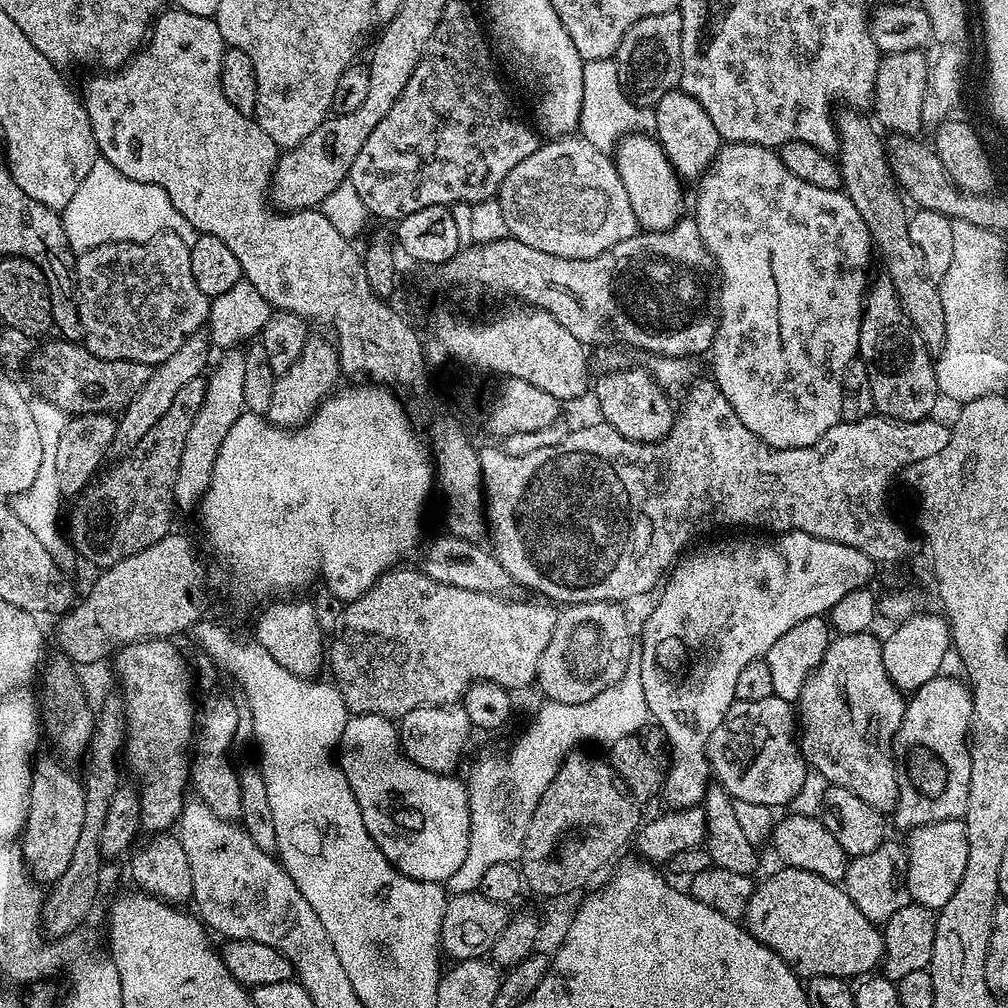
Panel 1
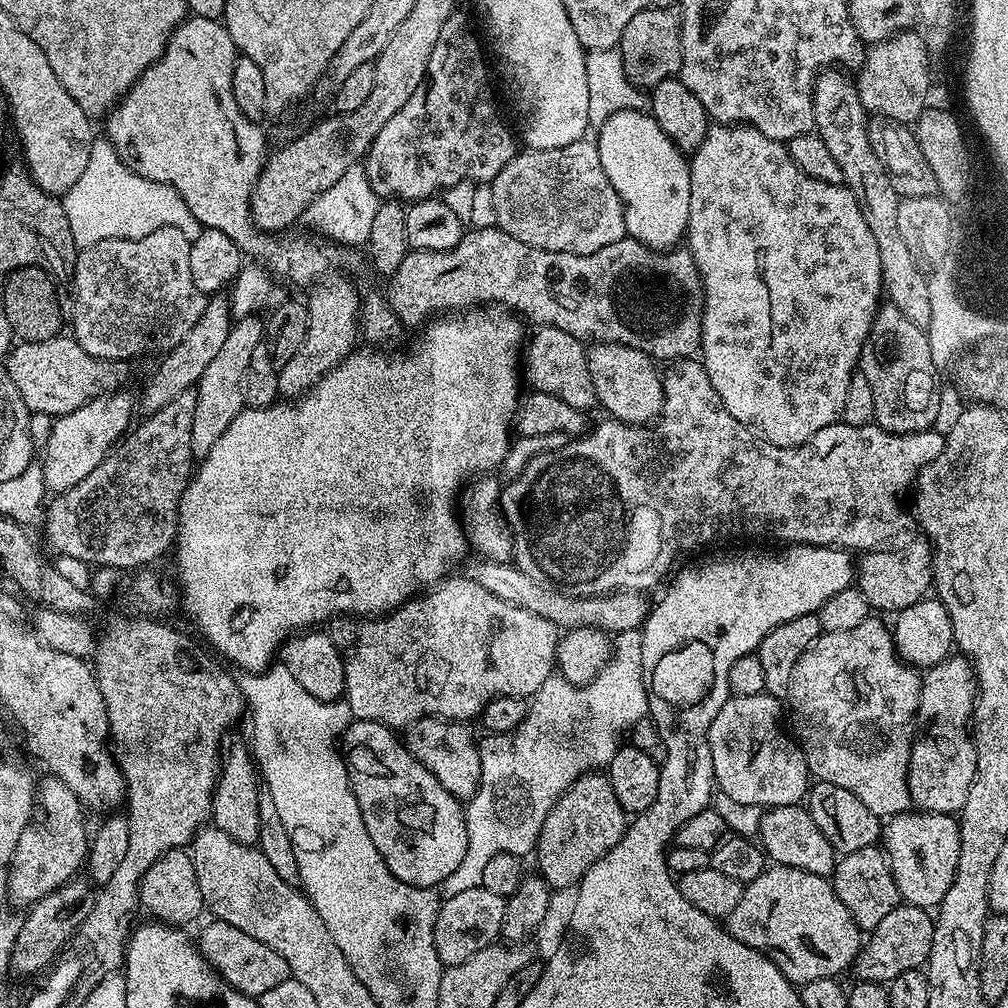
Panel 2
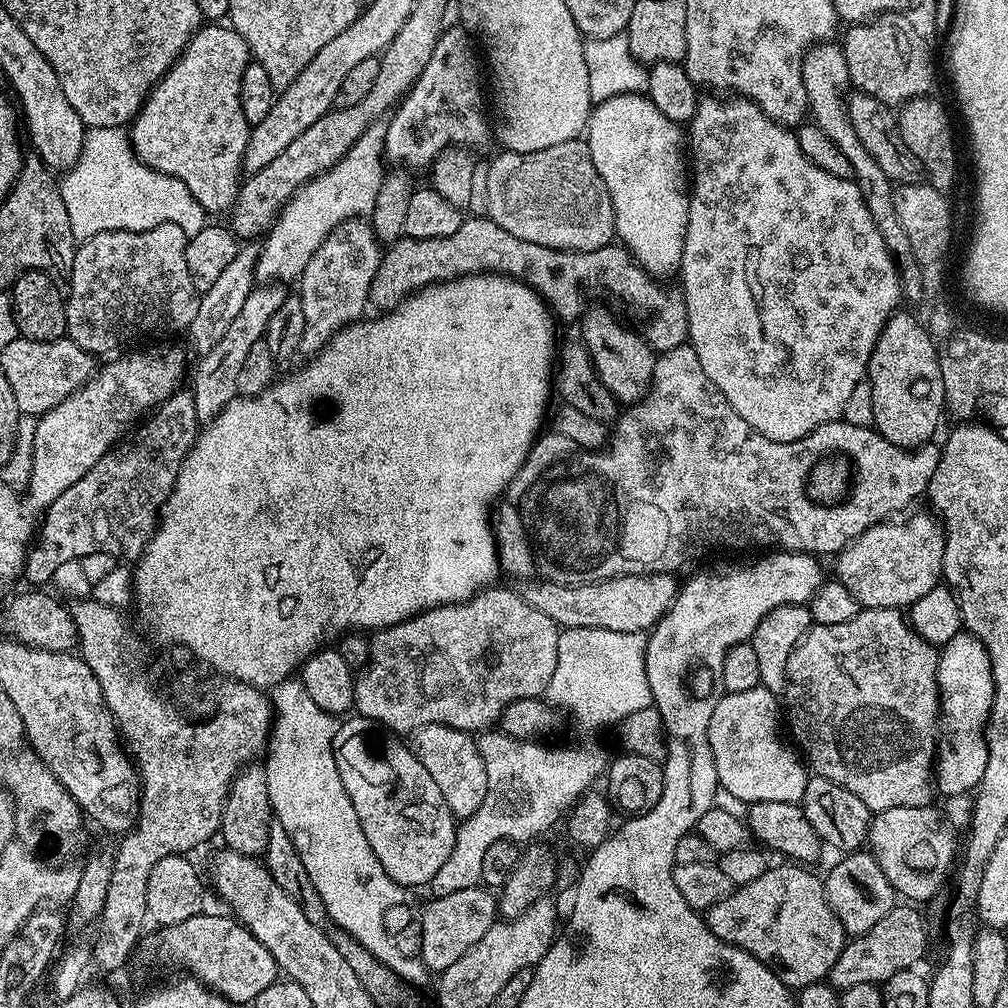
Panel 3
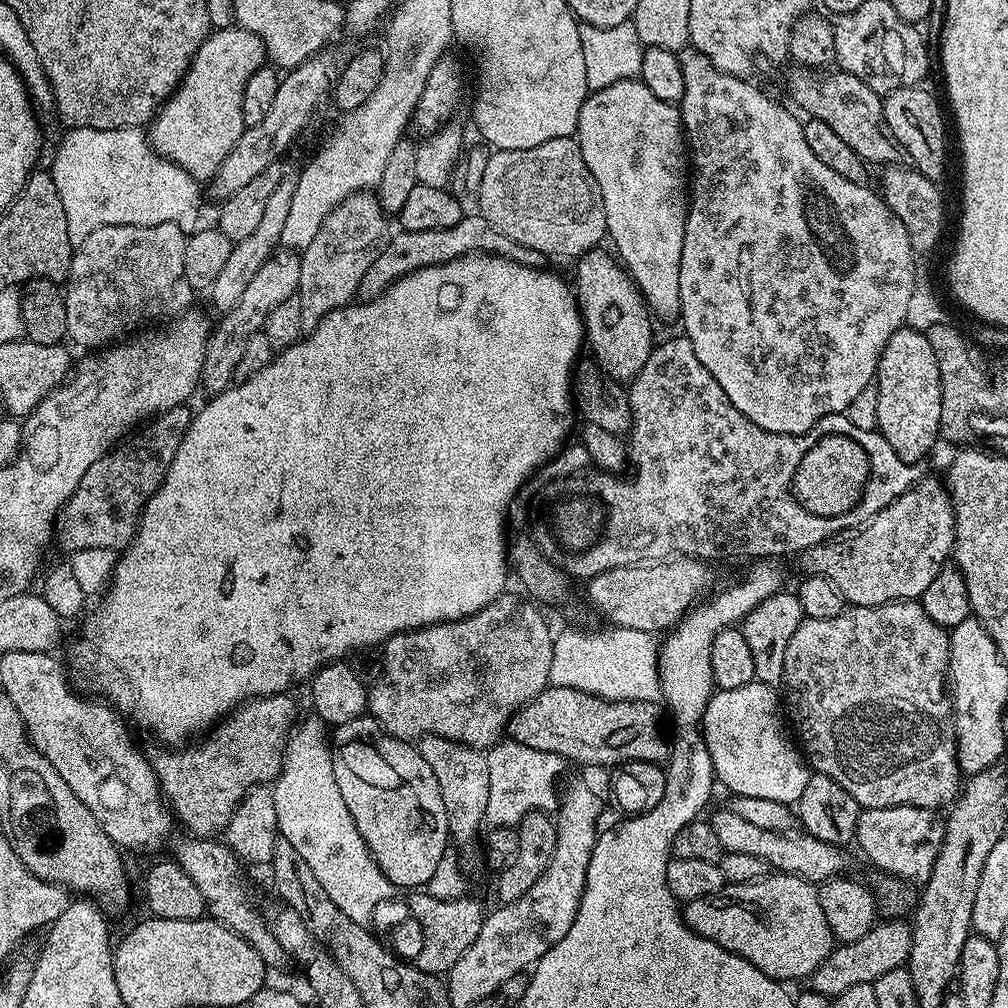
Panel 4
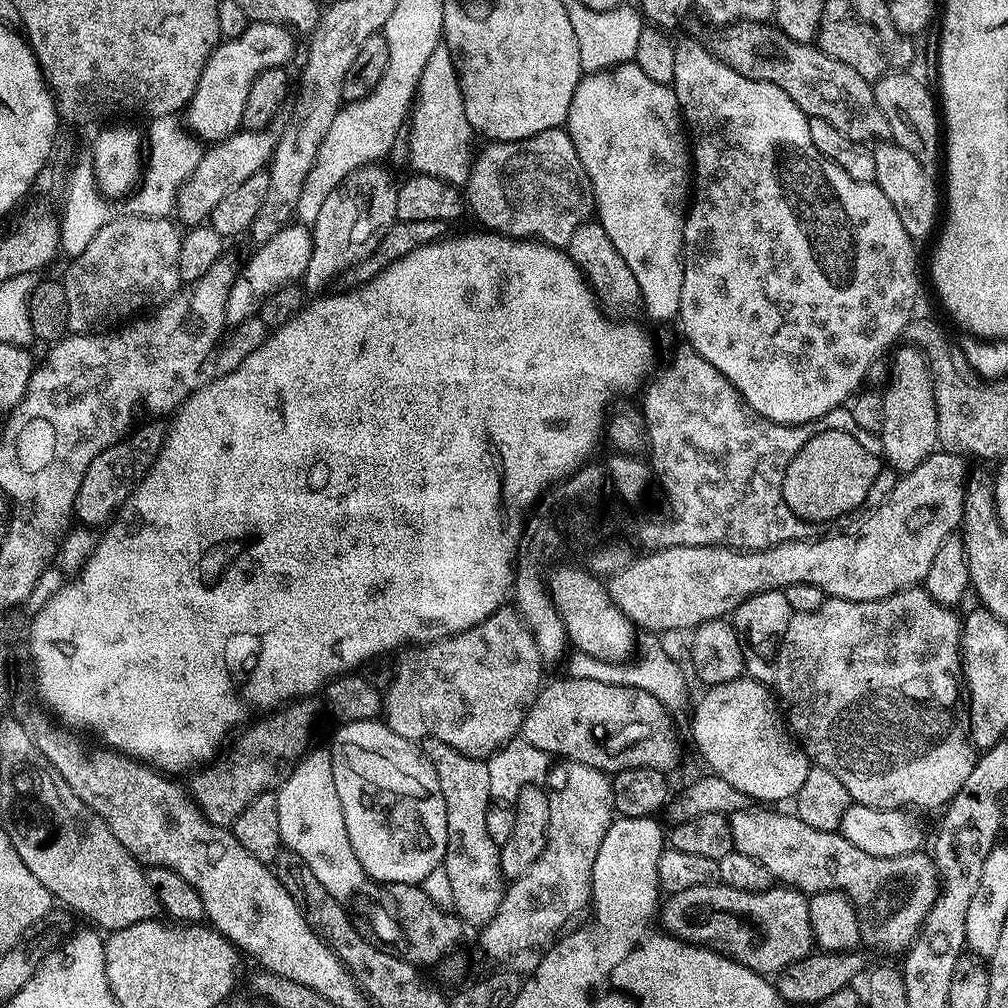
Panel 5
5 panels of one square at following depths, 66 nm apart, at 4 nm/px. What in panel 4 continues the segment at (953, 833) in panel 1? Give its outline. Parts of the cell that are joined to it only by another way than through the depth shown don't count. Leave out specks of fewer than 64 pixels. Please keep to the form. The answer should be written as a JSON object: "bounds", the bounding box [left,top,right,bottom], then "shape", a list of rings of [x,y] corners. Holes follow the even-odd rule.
{"bounds":[855,806,944,886],"shape":[[[914,806],[863,809],[858,818],[855,843],[860,844],[865,858],[880,868],[876,870],[897,876],[909,885],[923,886],[928,883],[944,841],[944,820],[936,815],[931,808]]]}

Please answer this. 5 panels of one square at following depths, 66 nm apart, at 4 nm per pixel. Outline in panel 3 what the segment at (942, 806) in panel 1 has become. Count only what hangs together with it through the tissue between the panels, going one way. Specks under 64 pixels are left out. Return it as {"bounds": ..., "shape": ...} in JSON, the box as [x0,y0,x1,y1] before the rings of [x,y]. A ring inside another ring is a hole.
{"bounds":[934,630,996,796],"shape":[[[961,630],[942,645],[936,661],[936,682],[940,687],[938,724],[942,731],[936,745],[934,788],[939,795],[941,792],[944,796],[960,796],[963,792],[975,790],[986,770],[988,743],[984,727],[988,725],[992,695],[996,689],[988,651],[978,637]]]}

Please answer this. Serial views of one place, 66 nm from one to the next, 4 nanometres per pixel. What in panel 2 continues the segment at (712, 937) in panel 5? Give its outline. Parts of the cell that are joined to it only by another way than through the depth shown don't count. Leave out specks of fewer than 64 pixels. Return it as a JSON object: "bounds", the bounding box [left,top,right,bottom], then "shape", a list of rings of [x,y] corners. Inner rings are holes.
{"bounds":[726,864,862,986],"shape":[[[781,864],[765,867],[758,878],[744,885],[738,906],[734,906],[734,910],[730,910],[726,917],[726,927],[731,936],[738,938],[738,942],[746,942],[746,946],[750,946],[753,952],[770,954],[774,966],[782,970],[785,981],[797,986],[814,982],[814,978],[839,977],[839,972],[847,968],[849,971],[855,965],[856,955],[862,947],[862,930],[854,922],[850,910],[846,910],[842,904],[842,898],[838,898],[832,889],[831,879]]]}

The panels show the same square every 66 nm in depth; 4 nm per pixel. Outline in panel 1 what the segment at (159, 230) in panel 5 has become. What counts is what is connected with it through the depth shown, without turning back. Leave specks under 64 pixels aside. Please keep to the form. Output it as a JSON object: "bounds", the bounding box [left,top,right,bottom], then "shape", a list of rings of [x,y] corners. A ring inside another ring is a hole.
{"bounds":[76,232,210,366],"shape":[[[172,232],[144,244],[103,244],[79,253],[76,258],[76,301],[84,331],[84,347],[103,360],[142,362],[149,366],[166,362],[170,354],[182,350],[184,343],[197,335],[204,323],[209,323],[210,297],[202,294],[198,282],[194,282],[194,273],[190,270],[191,253],[189,241]]]}

